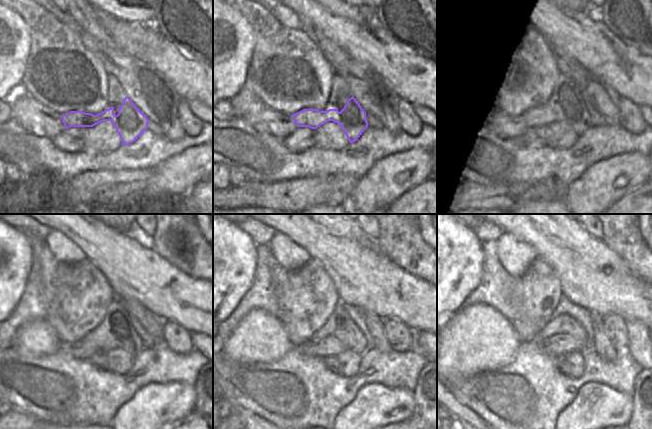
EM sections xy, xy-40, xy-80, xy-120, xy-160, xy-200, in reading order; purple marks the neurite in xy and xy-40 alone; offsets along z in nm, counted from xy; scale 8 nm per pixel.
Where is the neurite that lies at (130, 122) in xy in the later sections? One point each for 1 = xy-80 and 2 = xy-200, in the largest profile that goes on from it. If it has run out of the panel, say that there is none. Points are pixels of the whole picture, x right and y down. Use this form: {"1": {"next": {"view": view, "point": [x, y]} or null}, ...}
{"1": {"next": {"view": "xy-80", "point": [574, 114]}}, "2": {"next": {"view": "xy-200", "point": [579, 334]}}}

